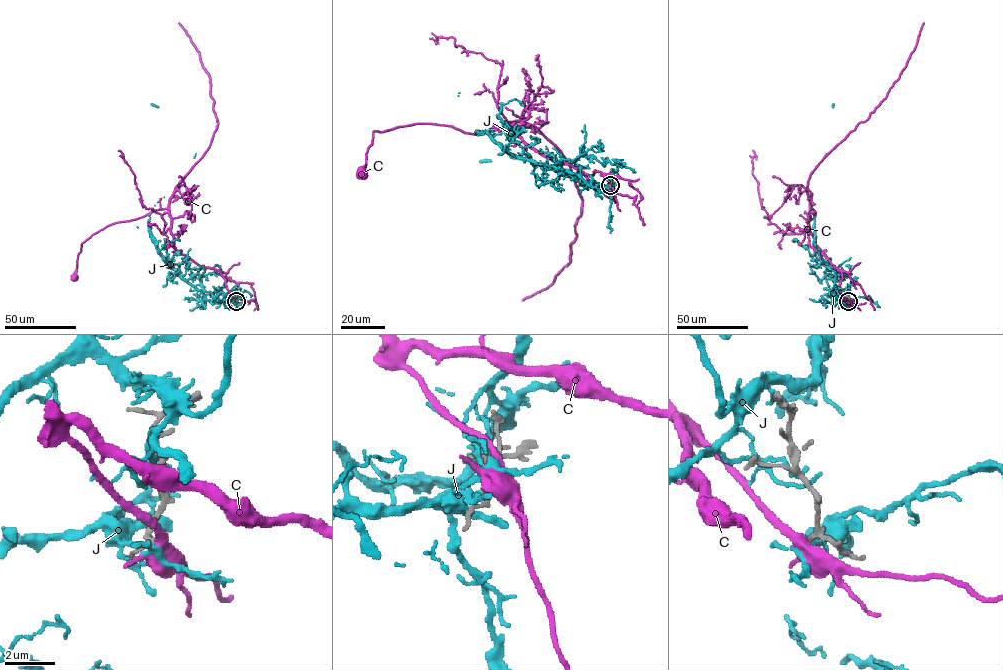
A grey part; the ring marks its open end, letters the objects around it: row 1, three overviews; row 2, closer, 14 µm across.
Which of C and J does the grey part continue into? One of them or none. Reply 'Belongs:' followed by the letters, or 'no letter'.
Belongs: no letter

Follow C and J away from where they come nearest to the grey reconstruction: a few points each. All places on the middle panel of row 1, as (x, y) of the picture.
C: (610, 185), (600, 172), (585, 174), (546, 157), (510, 122), (480, 133), (430, 124), (374, 131), (360, 172)
J: (610, 185), (589, 187), (563, 169), (514, 157), (486, 132), (475, 132), (499, 127), (548, 151), (480, 161)

